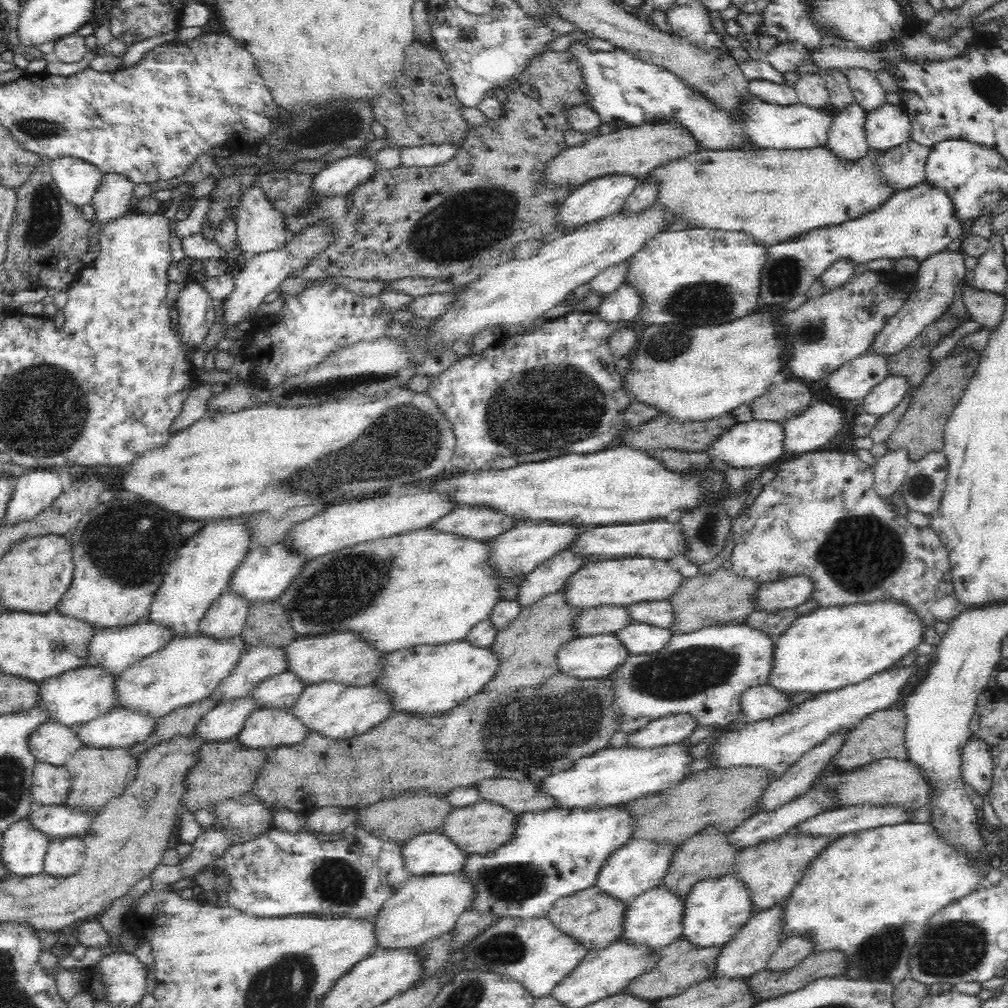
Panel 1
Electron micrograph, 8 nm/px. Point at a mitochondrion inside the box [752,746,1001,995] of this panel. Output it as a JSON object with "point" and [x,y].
{"point":[950,949]}

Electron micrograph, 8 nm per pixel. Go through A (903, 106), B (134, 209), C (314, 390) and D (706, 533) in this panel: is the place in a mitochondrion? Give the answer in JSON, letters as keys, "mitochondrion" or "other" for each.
{"A":"other","B":"other","C":"mitochondrion","D":"mitochondrion"}

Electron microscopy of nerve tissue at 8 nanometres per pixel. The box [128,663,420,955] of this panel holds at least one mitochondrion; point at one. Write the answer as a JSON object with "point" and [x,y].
{"point":[338,882]}

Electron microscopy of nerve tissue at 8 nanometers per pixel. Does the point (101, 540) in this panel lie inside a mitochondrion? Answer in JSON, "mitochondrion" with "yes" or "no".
{"mitochondrion":"yes"}

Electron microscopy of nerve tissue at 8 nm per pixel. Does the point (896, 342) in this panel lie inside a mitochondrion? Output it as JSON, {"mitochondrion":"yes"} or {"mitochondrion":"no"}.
{"mitochondrion":"no"}

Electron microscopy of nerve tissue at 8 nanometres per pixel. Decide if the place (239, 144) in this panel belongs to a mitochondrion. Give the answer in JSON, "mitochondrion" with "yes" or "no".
{"mitochondrion":"no"}

